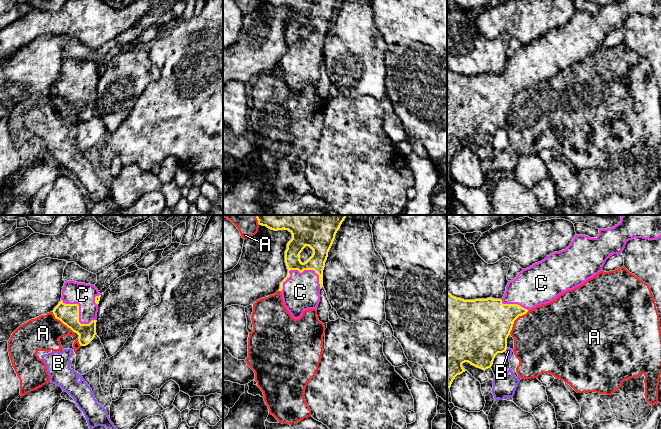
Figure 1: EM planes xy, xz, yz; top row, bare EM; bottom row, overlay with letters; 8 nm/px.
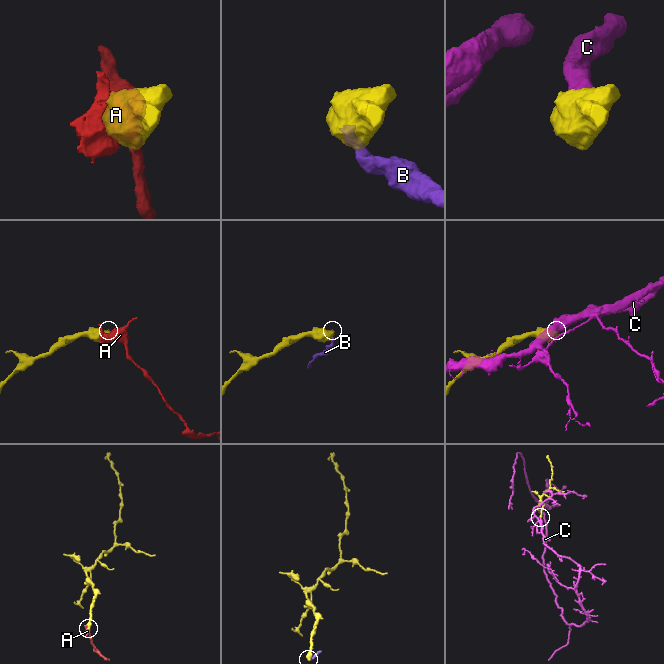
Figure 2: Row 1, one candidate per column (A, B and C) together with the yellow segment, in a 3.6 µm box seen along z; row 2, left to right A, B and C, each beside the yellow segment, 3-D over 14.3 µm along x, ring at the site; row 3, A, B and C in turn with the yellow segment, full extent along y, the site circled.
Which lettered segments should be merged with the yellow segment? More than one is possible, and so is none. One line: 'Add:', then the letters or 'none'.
Add: C

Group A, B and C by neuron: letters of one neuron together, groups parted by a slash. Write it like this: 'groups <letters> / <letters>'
groups A B / C

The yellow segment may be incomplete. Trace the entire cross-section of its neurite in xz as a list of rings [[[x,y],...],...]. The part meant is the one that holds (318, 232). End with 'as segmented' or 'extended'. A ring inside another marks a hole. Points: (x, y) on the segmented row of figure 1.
[[[256,215],[258,224],[278,231],[288,230],[292,239],[287,244],[285,251],[285,263],[288,269],[287,277],[280,283],[280,293],[283,304],[294,319],[299,319],[303,312],[308,309],[317,309],[320,301],[320,289],[323,287],[323,270],[328,257],[328,252],[333,244],[335,235],[347,215]],[[309,246],[313,250],[312,256],[304,263],[300,260],[300,253]]]; extended

